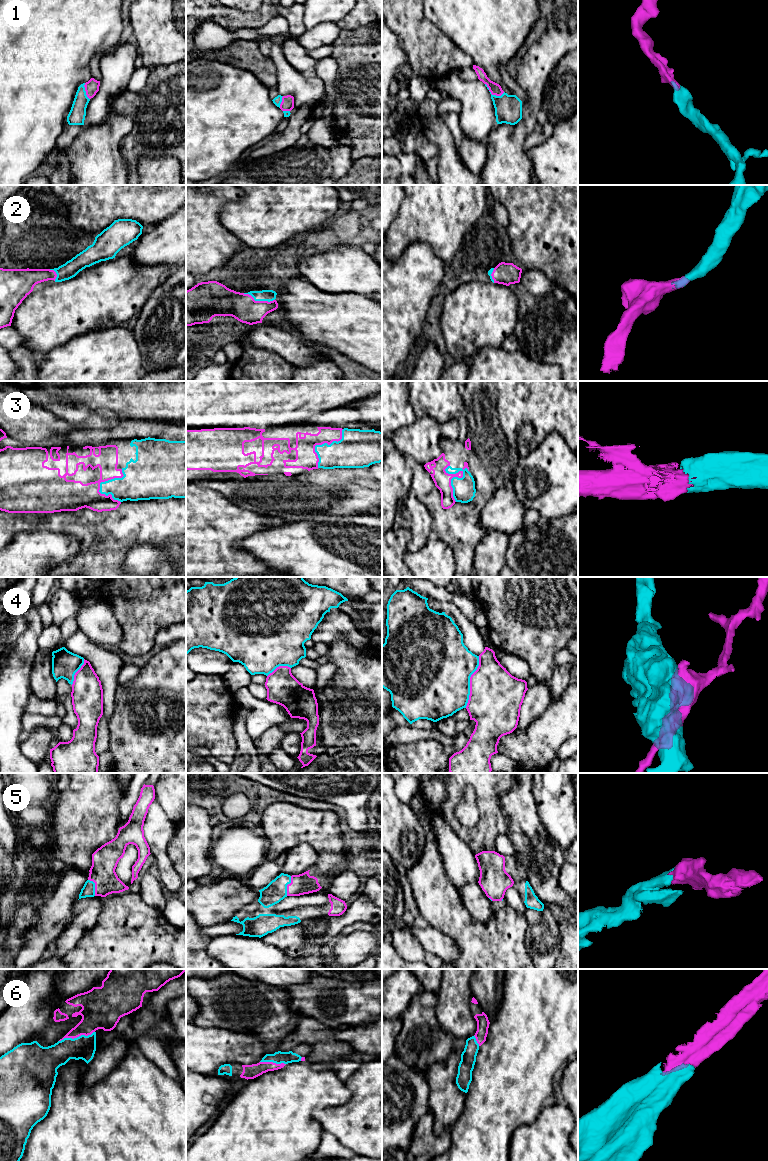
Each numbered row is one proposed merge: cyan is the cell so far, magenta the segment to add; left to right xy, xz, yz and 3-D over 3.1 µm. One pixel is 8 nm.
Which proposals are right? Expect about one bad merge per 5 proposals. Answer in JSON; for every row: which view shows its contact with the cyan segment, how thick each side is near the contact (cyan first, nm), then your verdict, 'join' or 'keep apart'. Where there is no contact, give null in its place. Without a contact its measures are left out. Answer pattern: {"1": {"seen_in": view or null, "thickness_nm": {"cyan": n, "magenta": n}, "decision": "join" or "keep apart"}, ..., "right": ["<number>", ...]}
{"1": {"seen_in": "yz", "thickness_nm": {"cyan": 220, "magenta": 90}, "decision": "join"}, "2": {"seen_in": "xz", "thickness_nm": {"cyan": 100, "magenta": 220}, "decision": "join"}, "3": {"seen_in": "yz", "thickness_nm": {"cyan": 180, "magenta": 140}, "decision": "join"}, "4": {"seen_in": "yz", "thickness_nm": {"cyan": 500, "magenta": 420}, "decision": "keep apart"}, "5": {"seen_in": "xz", "thickness_nm": {"cyan": 170, "magenta": 170}, "decision": "join"}, "6": {"seen_in": "xy", "thickness_nm": {"cyan": 190, "magenta": 260}, "decision": "join"}, "right": ["1", "2", "3", "5", "6"]}

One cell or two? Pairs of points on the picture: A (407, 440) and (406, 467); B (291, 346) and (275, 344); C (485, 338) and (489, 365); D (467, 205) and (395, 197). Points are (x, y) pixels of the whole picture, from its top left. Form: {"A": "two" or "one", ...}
{"A": "two", "B": "one", "C": "two", "D": "two"}

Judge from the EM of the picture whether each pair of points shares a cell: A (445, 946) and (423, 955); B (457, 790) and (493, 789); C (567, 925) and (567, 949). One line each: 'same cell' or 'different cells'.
A: different cells
B: same cell
C: same cell

